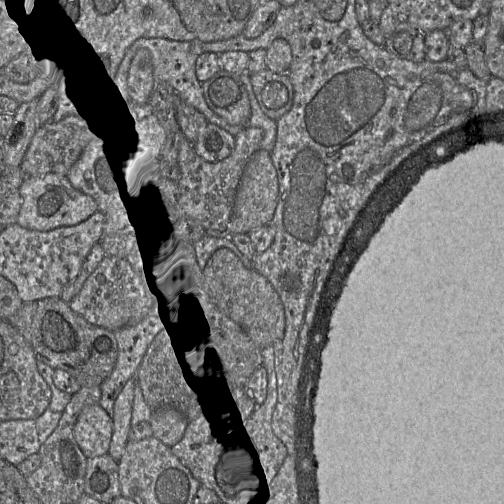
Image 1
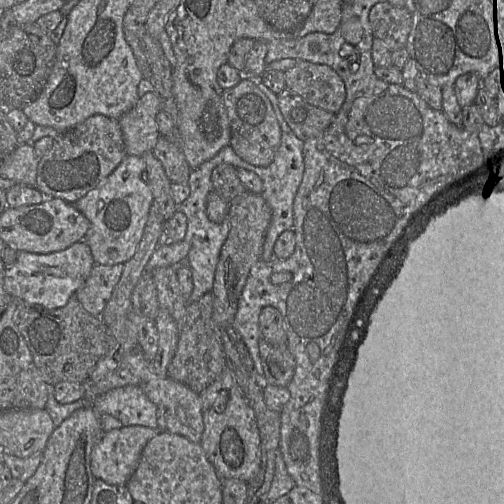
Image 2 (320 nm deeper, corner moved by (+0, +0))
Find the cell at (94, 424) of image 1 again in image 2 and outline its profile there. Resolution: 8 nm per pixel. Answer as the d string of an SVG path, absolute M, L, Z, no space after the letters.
M123 426L103 433L92 451L91 471L94 478L110 485L127 485L135 472L145 445L155 437L160 429L144 426Z

